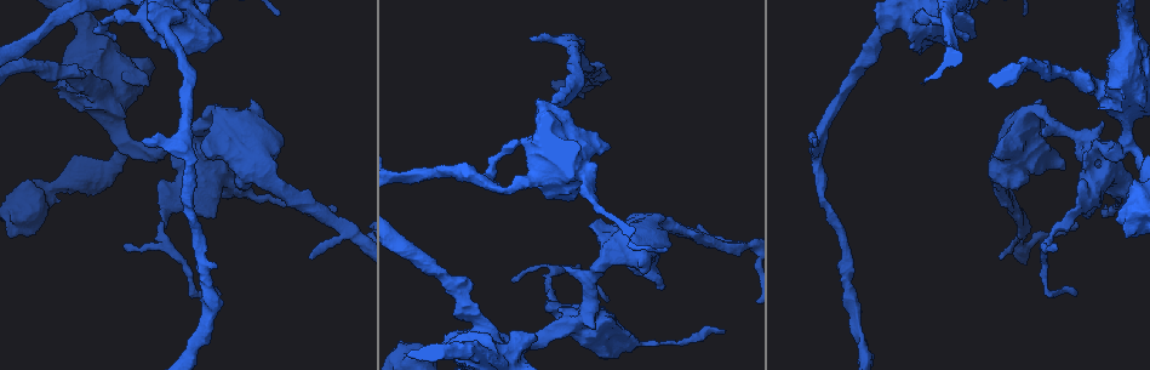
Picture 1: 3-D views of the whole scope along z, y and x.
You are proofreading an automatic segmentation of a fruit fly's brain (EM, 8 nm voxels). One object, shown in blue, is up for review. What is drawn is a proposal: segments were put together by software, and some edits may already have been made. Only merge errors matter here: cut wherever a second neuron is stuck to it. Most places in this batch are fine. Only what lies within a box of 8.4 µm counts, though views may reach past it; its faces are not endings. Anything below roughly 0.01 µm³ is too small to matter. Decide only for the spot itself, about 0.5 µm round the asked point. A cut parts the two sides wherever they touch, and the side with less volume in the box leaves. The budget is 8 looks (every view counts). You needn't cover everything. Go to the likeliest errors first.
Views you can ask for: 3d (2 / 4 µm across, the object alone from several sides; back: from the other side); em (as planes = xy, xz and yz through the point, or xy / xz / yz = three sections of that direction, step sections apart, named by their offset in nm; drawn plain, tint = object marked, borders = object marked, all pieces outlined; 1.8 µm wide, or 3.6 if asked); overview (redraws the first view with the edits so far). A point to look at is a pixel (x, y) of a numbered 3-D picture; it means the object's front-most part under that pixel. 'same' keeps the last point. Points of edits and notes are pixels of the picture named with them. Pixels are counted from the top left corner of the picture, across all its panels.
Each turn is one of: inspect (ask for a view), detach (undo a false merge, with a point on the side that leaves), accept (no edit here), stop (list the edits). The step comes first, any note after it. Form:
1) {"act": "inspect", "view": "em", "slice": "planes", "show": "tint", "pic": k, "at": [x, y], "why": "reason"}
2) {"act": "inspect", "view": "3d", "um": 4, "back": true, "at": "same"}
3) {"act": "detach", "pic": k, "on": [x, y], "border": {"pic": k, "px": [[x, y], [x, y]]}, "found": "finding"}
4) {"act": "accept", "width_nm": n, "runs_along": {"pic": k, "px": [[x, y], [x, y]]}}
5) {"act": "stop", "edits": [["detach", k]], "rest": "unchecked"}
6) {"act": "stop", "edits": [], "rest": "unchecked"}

{"act": "inspect", "view": "3d", "um": 4, "pic": 1, "at": [1127, 80], "why": "sudden change in width"}

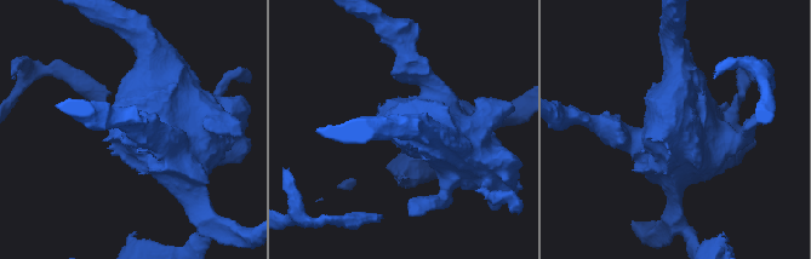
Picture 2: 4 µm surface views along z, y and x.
{"act": "inspect", "view": "em", "um": 3.6, "slice": "planes", "show": "tint", "pic": 2, "at": [673, 129], "why": "shape alone is not enough"}

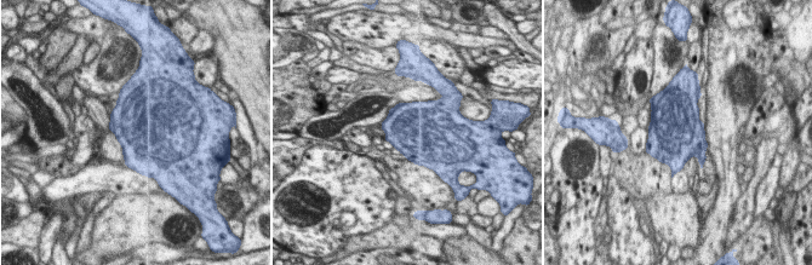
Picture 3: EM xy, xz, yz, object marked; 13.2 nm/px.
{"act": "accept", "found": "continuous, no second neuron"}

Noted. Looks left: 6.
{"act": "inspect", "view": "em", "um": 3.6, "slice": "planes", "show": "tint", "pic": 1, "at": [576, 174], "why": "calibre changes"}

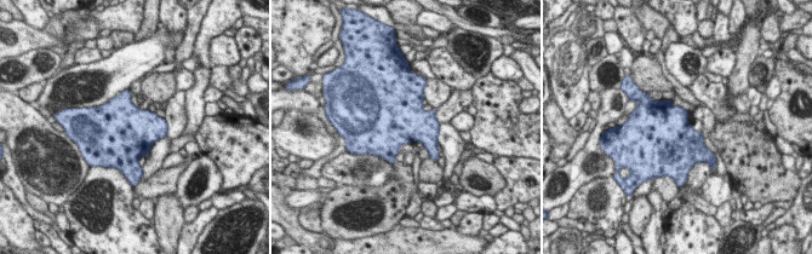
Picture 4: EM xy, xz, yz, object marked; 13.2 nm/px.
{"act": "accept", "found": "all the same neuron"}

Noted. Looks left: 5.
{"act": "inspect", "view": "3d", "um": 2, "pic": 1, "at": [817, 147], "why": "branch point"}

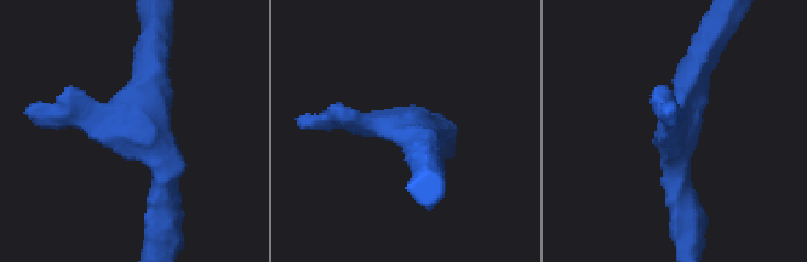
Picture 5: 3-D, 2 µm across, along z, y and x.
{"act": "inspect", "view": "em", "slice": "planes", "show": "tint", "pic": 5, "at": [148, 129], "why": "now the EM"}

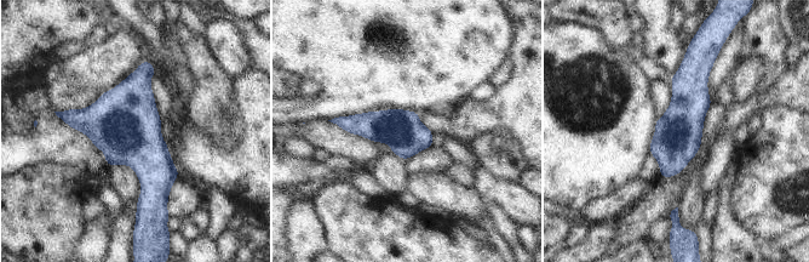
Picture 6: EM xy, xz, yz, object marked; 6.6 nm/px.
{"act": "accept", "found": "continuous, no second neuron"}

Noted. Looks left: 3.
{"act": "inspect", "view": "3d", "um": 4, "back": true, "pic": 1, "at": [282, 201], "why": "narrows sharply"}

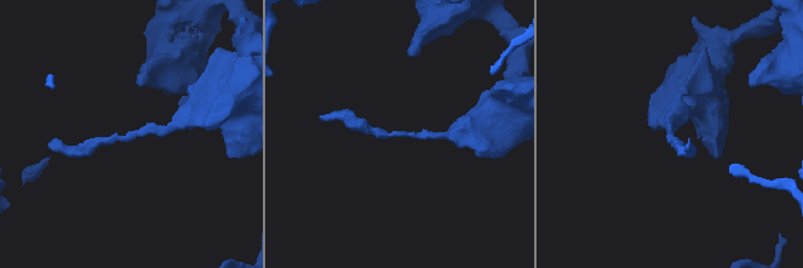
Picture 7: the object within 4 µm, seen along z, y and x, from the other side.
{"act": "inspect", "view": "em", "slice": "planes", "show": "tint", "pic": 7, "at": [128, 135], "arm_widths_nm": [200, 200], "why": "shape alone is not enough"}

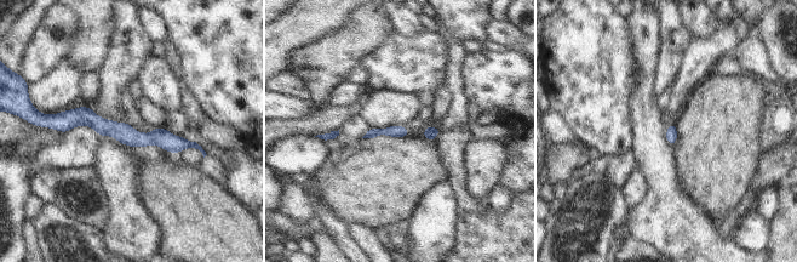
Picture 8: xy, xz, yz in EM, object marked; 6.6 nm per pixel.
{"act": "accept", "runs_along": {"pic": 8, "px": [[56, 125], [91, 119], [132, 138], [193, 144]]}, "found": "one neuron here"}

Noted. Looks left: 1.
{"act": "stop", "edits": [], "rest": "unchecked"}

